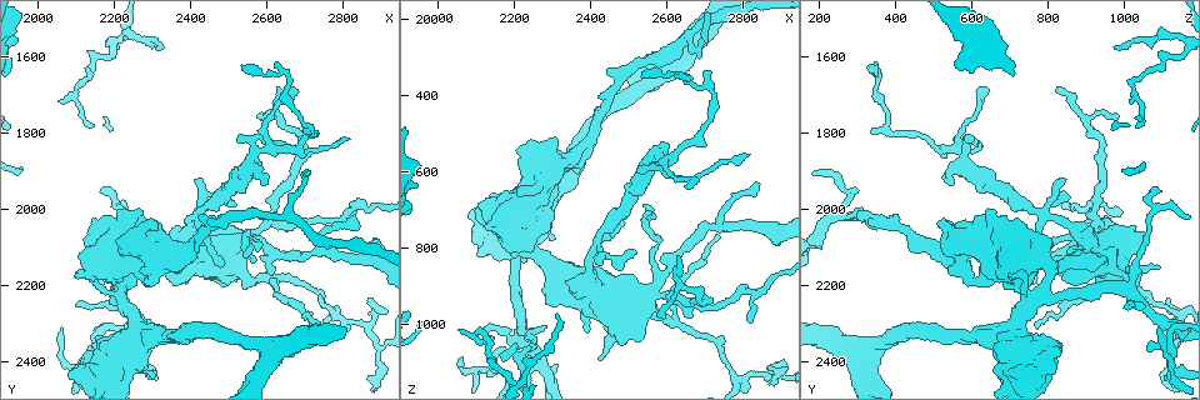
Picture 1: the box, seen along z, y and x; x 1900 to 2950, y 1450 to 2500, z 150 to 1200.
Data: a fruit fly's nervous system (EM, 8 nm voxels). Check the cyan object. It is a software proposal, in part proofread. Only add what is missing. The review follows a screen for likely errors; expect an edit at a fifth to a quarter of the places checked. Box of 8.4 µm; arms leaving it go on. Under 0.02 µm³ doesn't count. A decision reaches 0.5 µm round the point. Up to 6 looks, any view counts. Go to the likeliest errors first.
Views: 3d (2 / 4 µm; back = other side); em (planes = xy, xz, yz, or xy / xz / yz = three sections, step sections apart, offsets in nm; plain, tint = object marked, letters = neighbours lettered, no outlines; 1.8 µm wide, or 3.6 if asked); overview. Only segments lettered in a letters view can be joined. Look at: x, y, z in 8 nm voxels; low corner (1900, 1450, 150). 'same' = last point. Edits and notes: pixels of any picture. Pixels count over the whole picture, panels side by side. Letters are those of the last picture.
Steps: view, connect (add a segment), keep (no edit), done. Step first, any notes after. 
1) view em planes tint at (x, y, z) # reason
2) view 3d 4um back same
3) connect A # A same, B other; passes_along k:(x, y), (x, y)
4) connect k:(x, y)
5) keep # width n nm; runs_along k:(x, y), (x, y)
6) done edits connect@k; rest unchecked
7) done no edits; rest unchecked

view em 3.6um planes tint at (2225, 2225, 755) # small branch off a trunk

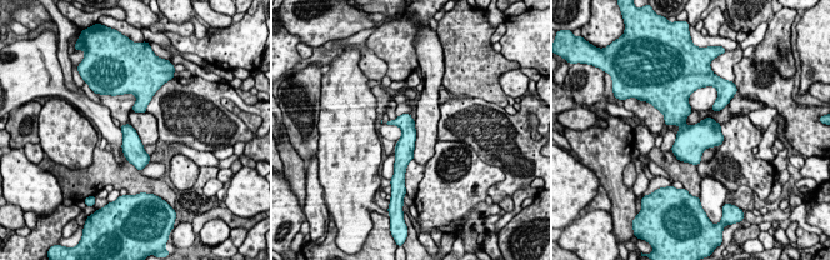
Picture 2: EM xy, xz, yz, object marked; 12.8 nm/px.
view em 3.6um planes letters same # what lies round it

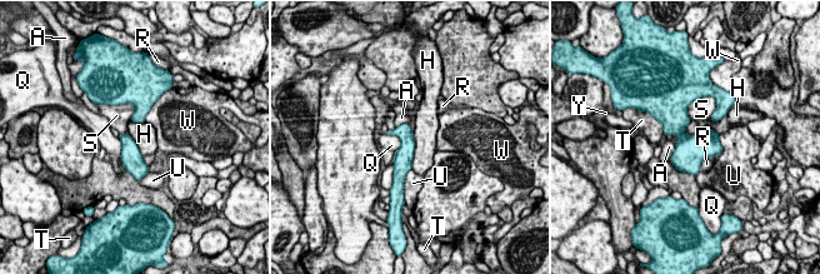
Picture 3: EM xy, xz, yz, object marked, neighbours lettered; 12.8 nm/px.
keep # A other, H other, Q other, R other, S other, T other, U other, W other, Y other; border 3:(683, 131), (711, 128), (719, 135); none of them fits

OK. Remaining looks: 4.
view 3d 4um at (2370, 2160, 600) # stops while still wide

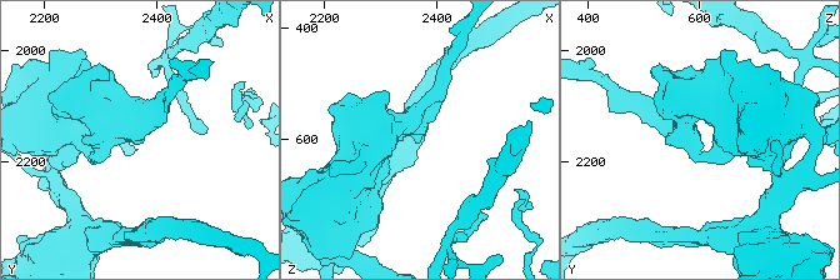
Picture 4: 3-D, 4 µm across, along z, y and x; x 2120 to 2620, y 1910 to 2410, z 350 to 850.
view em planes letters at (2370, 2165, 605)

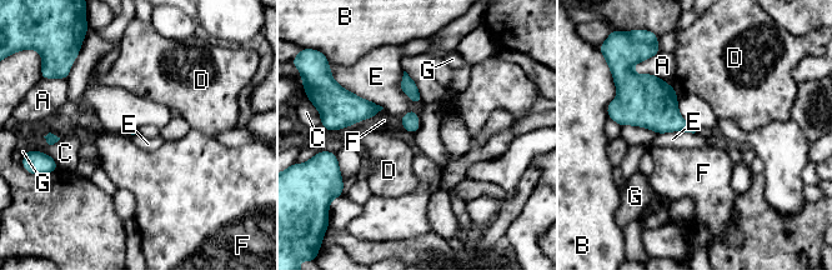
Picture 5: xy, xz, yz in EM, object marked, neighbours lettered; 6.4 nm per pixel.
keep # A other, B other, C other, D other, E other, F other, G other; none of them fits

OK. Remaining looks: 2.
view em yz step 4 tint at (2730, 2305, 775) # free end

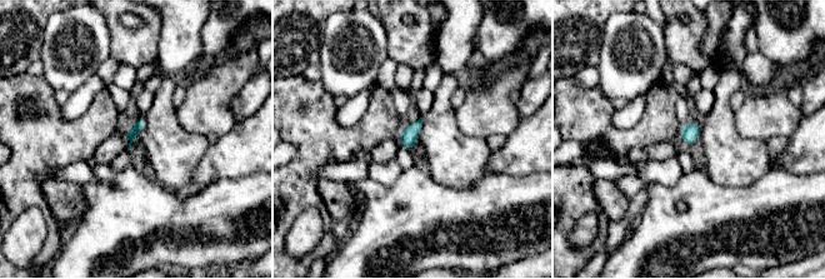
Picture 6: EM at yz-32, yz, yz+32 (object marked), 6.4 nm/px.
view em planes letters same # cut it another way

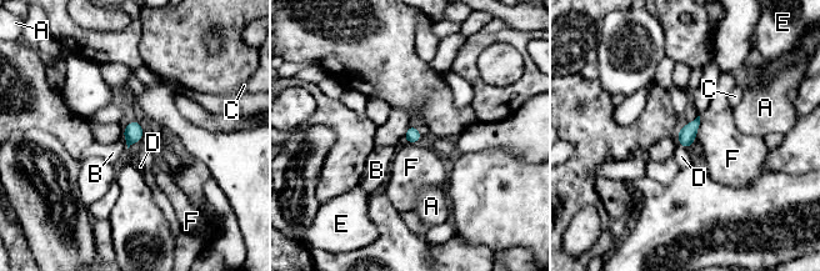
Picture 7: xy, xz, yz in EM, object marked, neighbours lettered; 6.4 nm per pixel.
connect D # A other, B other, C other, D same, E other, F other; passes_along 7:(686, 135), (684, 146), (681, 156); the neuron continues

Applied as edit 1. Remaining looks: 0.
done edits connect@7; rest unchecked

